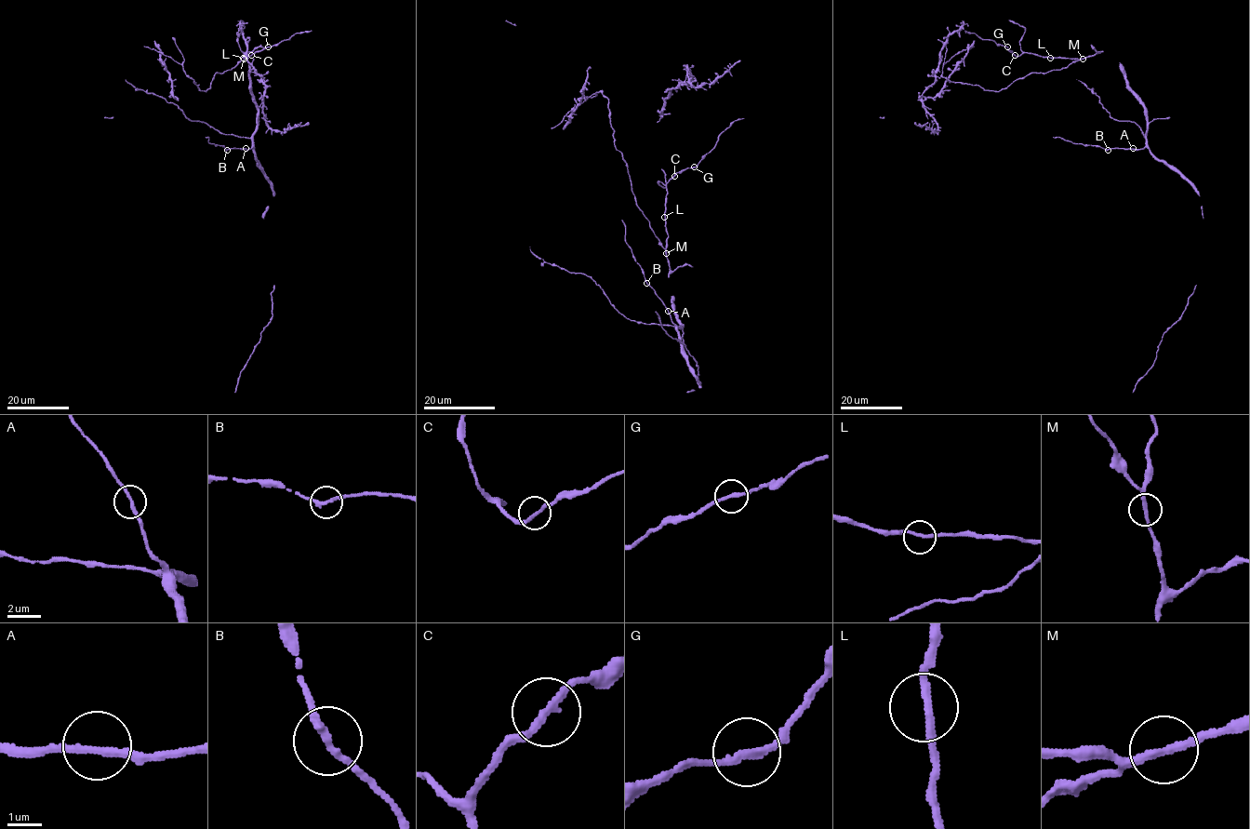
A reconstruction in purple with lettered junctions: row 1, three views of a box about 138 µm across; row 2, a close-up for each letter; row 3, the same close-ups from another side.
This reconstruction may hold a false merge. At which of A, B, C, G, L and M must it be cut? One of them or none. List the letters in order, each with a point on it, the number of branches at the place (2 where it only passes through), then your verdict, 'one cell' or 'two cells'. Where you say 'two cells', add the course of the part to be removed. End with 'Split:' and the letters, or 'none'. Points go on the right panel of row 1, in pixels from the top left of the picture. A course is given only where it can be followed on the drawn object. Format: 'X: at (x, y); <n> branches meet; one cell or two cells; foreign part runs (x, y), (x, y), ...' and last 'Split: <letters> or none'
A: at (1133, 148); 2 branches meet; one cell
B: at (1108, 150); 2 branches meet; one cell
C: at (1015, 55); 2 branches meet; one cell
G: at (1007, 46); 2 branches meet; one cell
L: at (1050, 58); 2 branches meet; one cell
M: at (1083, 59); 2 branches meet; one cell
Split: none

